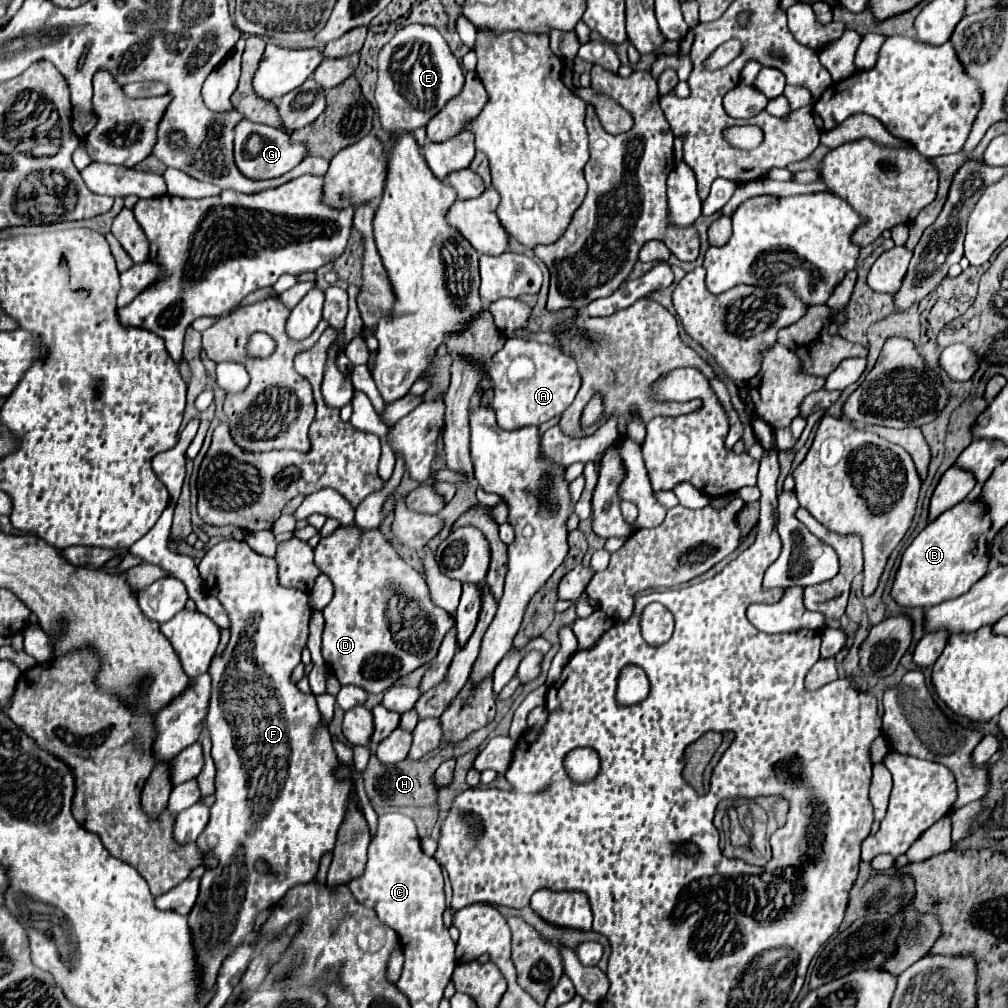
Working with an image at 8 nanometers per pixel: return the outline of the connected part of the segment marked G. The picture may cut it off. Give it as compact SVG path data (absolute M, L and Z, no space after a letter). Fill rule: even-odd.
M244 121L236 127L236 143L234 143L234 159L236 165L244 175L250 179L272 179L280 177L288 171L292 171L298 163L302 163L308 155L306 143L292 143L290 135L286 131L280 131L276 127L264 125L264 123L252 123Z

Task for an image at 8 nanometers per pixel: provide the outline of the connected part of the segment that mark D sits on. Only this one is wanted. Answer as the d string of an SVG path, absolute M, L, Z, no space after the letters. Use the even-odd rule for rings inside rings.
M354 523L348 527L338 527L332 535L320 539L314 555L318 569L334 583L334 599L322 611L322 655L340 685L358 685L368 693L382 693L390 689L400 677L412 673L436 657L438 647L454 619L432 603L424 577L402 561L380 529L362 531Z

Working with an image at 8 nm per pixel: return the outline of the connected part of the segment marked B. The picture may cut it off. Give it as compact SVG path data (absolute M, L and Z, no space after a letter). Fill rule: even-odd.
M970 499L950 507L928 527L924 527L902 555L892 587L896 603L902 607L934 607L942 601L964 595L988 571L988 549L986 541L984 547L980 545L980 535L986 533L990 525L988 507L976 499Z

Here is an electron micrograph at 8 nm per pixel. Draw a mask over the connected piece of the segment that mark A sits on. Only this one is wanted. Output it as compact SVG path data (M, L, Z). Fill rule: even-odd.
M508 339L506 345L500 349L500 353L496 353L496 359L492 359L492 371L488 373L492 379L492 393L494 393L492 409L496 413L498 425L508 431L516 431L528 425L538 427L550 421L552 417L564 413L574 401L582 383L578 365L574 363L572 357L568 357L566 353L558 351L552 345L544 345L534 339ZM516 357L528 357L534 361L536 371L528 381L518 381L518 383L508 381L506 369Z

